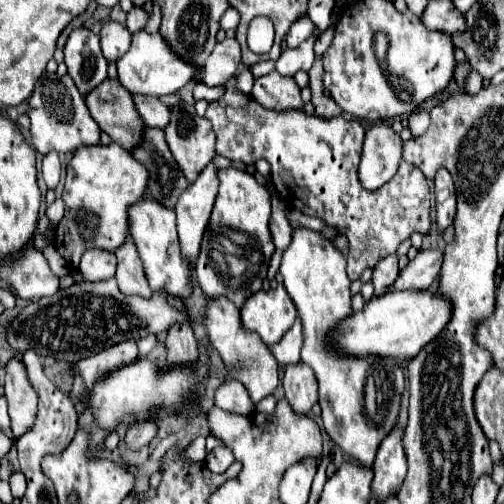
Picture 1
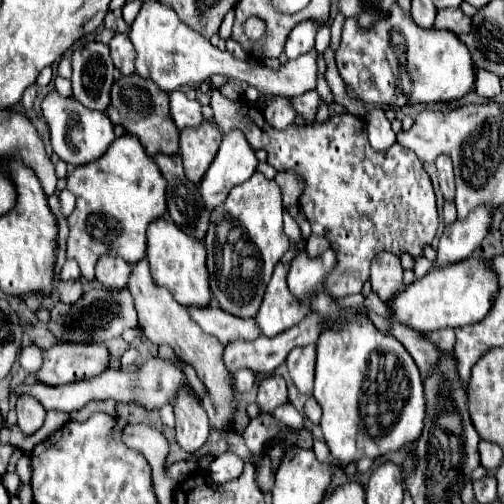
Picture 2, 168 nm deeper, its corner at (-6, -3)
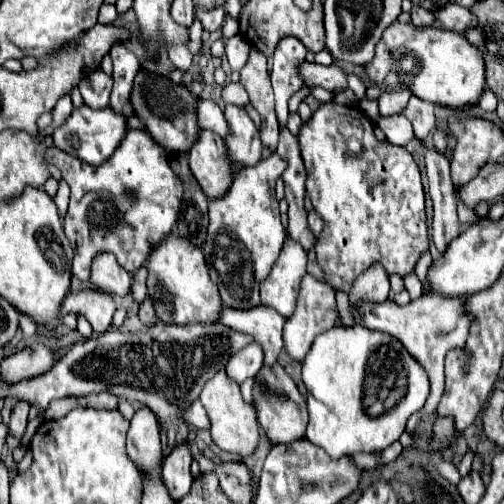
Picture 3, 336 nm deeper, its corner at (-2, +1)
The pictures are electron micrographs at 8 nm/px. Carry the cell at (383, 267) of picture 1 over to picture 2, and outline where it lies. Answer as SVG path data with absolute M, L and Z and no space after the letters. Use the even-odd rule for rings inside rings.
M390 252L378 254L372 262L370 284L372 284L372 292L376 292L380 300L390 302L390 298L394 298L398 290L402 290L400 258Z

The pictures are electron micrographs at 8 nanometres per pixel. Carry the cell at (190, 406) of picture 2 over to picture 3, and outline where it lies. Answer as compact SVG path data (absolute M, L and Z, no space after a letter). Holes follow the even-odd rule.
M180 442L172 454L166 456L162 476L164 482L172 494L172 498L178 502L178 498L186 496L192 484L192 474L190 474L190 464L192 464L192 452L188 448L188 442Z

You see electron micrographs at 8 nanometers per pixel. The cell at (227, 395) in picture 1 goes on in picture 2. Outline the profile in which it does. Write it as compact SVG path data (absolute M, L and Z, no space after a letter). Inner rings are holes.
M238 370L234 374L234 388L240 392L240 394L246 394L254 388L254 380L256 380L256 374L252 370Z

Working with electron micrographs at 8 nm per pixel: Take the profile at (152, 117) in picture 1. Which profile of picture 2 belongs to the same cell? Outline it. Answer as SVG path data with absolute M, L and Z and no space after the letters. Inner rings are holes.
M180 90L170 94L170 110L172 110L172 118L180 130L190 128L190 126L200 126L206 120L202 114L200 102L188 98Z

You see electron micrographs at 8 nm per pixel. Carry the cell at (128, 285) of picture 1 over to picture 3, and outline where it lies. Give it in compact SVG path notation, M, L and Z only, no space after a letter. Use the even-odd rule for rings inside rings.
M218 370L214 378L206 382L200 394L200 402L206 408L206 414L210 418L210 434L212 440L226 452L234 452L242 458L250 456L256 450L258 444L258 420L256 412L242 400L240 388L226 376L226 370Z

